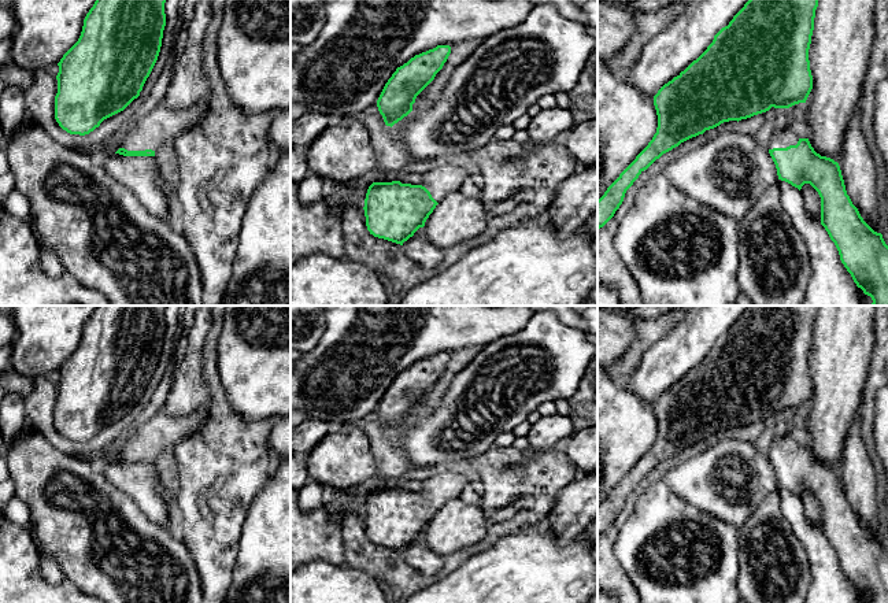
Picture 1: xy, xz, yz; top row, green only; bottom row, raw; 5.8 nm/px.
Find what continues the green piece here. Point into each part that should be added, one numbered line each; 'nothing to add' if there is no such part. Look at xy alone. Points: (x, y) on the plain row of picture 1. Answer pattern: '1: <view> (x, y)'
1: xy (163, 432)

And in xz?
1: xz (446, 485)

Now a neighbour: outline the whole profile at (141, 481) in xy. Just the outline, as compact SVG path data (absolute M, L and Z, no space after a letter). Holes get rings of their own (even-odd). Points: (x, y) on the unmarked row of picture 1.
M112 460L101 471L121 491L126 492L138 508L153 522L169 529L169 510L163 499L162 473L155 463L123 463Z

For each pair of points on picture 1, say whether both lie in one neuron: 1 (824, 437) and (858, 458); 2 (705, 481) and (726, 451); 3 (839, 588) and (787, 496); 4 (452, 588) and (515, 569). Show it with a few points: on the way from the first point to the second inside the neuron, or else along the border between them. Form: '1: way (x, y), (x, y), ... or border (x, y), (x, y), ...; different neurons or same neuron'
1: border (851, 418), (837, 469); different neurons
2: way (711, 474), (726, 458); same neuron
3: way (825, 565), (814, 540), (796, 520); same neuron
4: way (467, 588), (496, 588), (500, 584); same neuron

